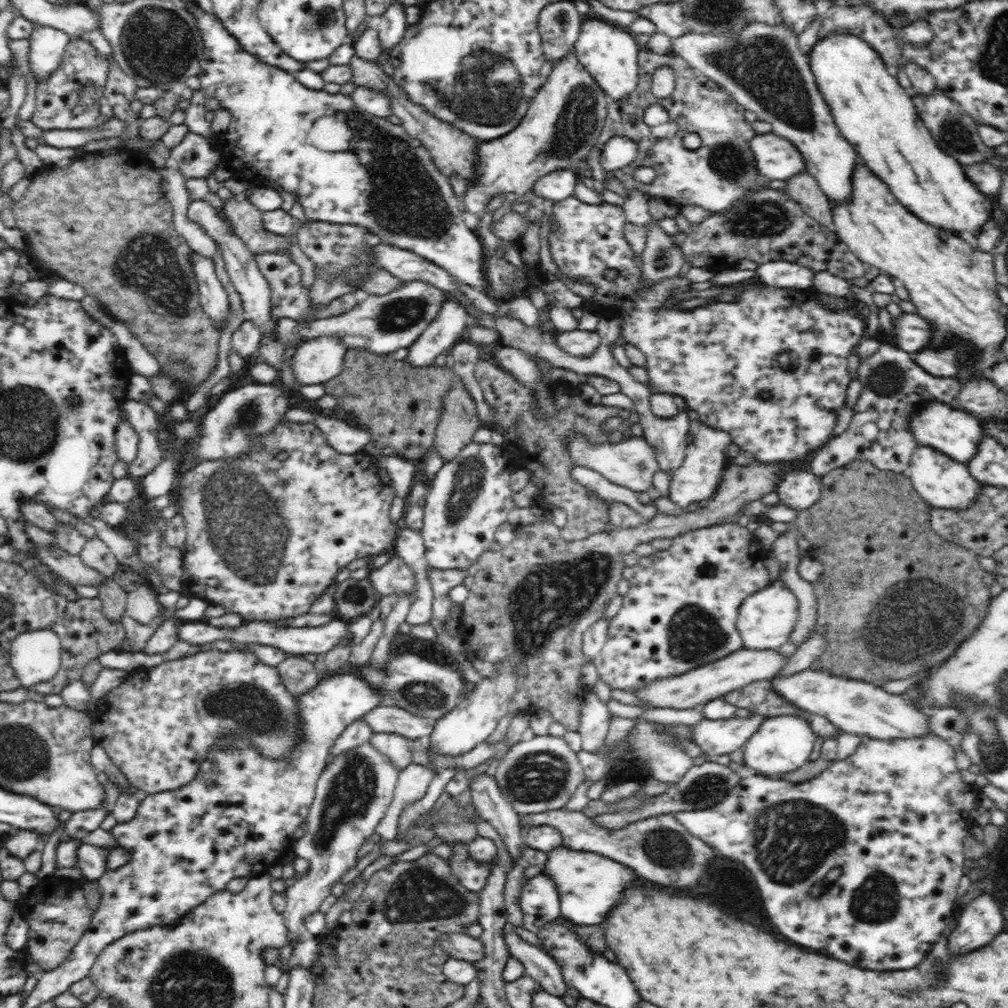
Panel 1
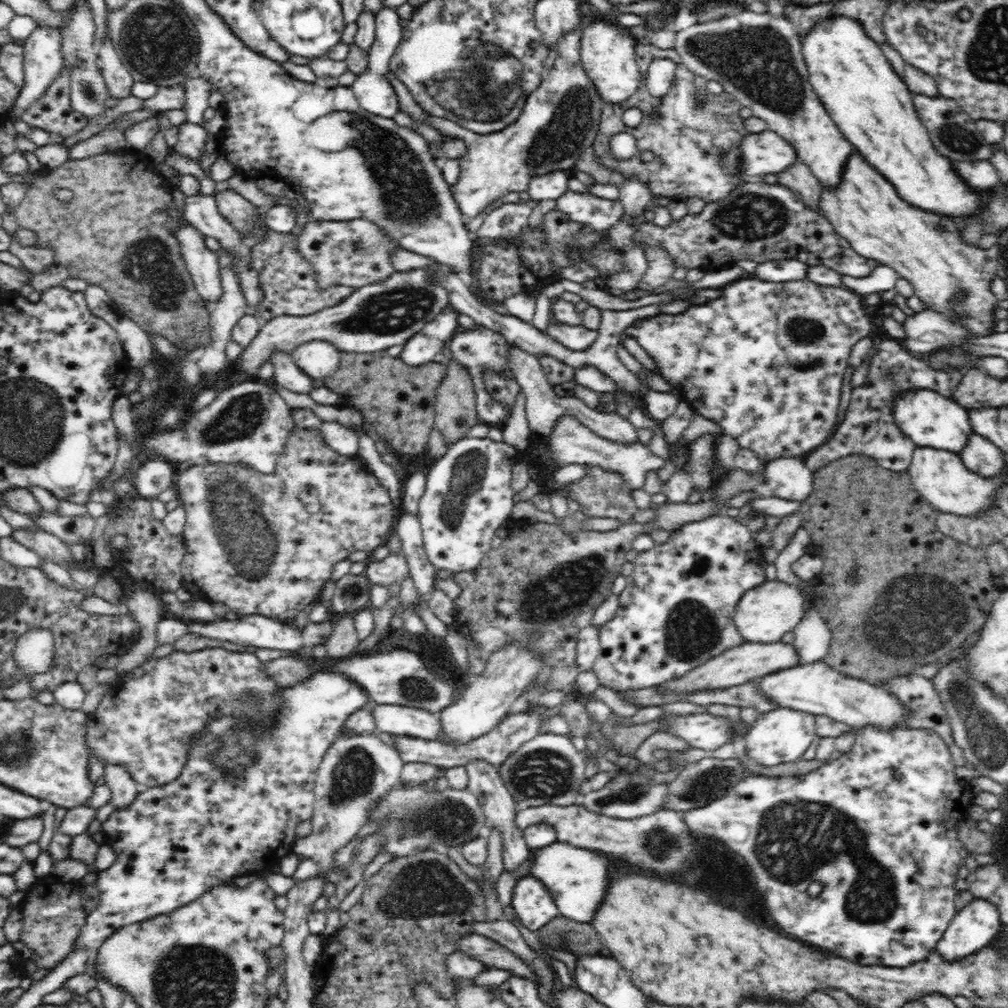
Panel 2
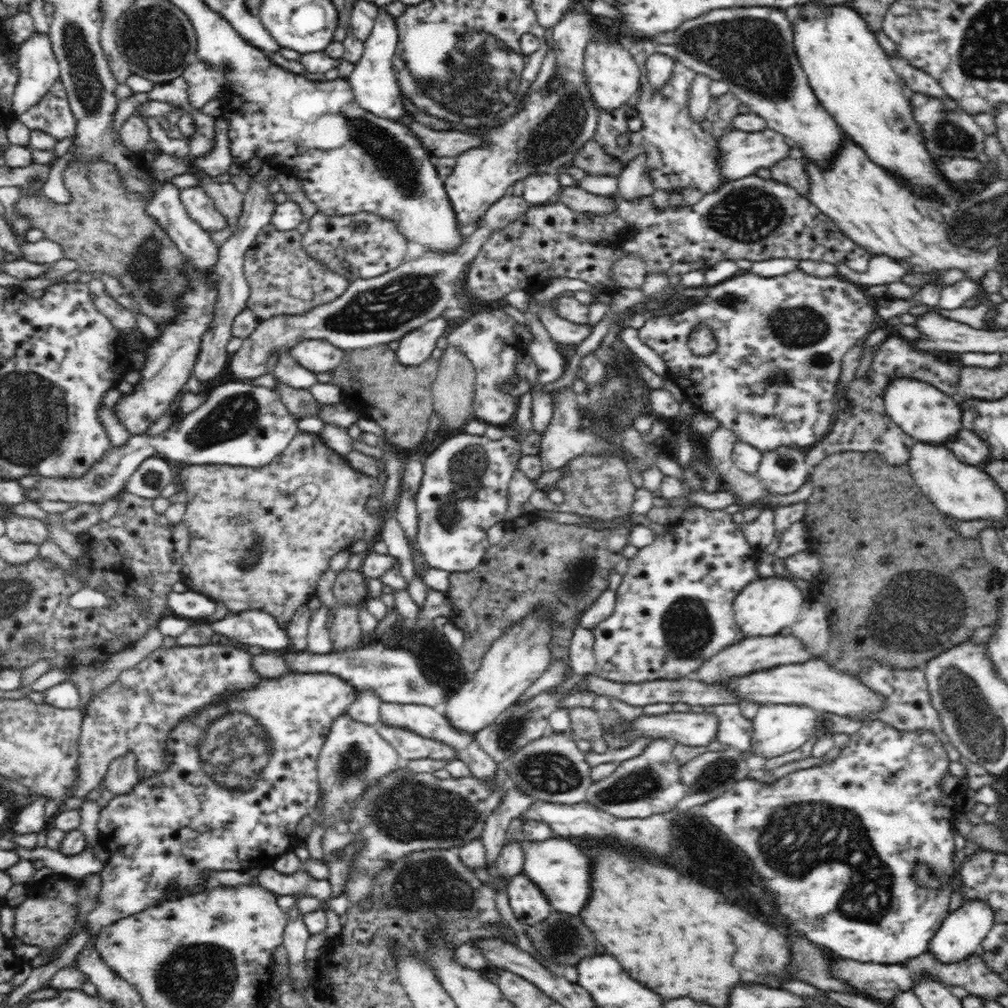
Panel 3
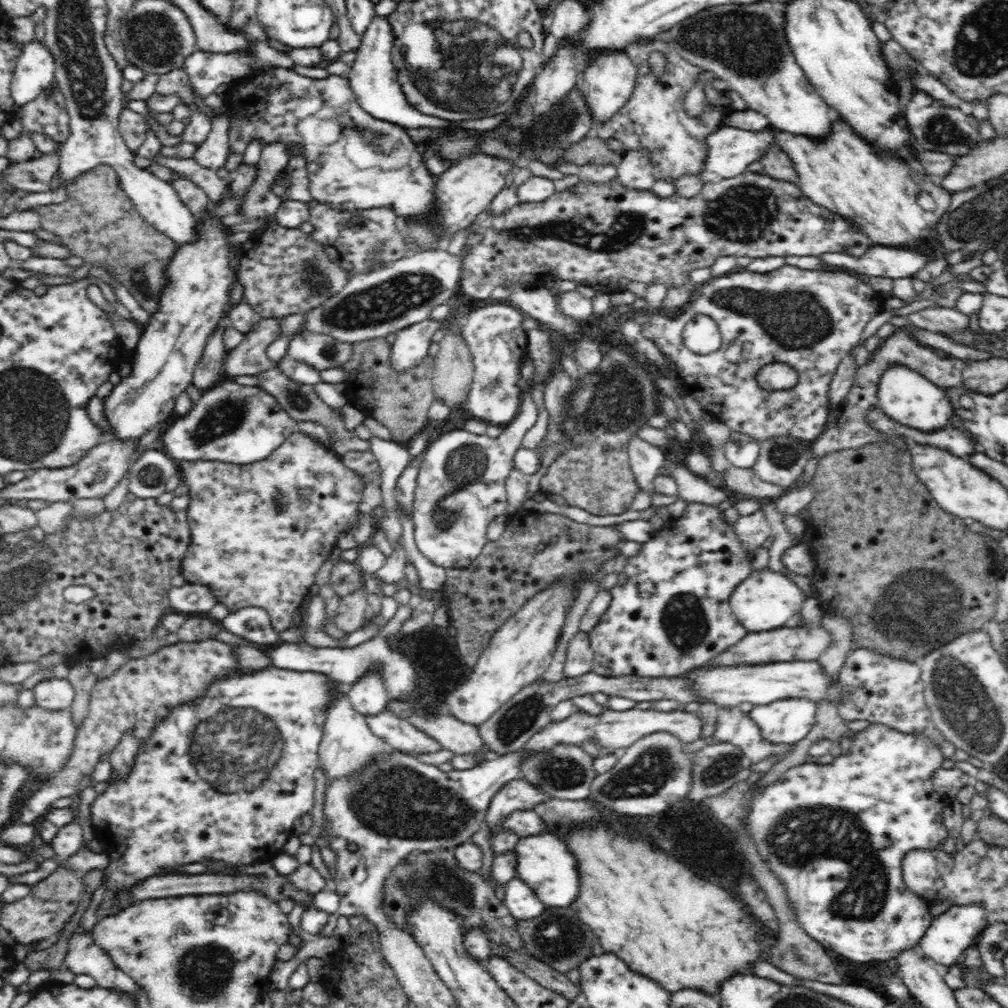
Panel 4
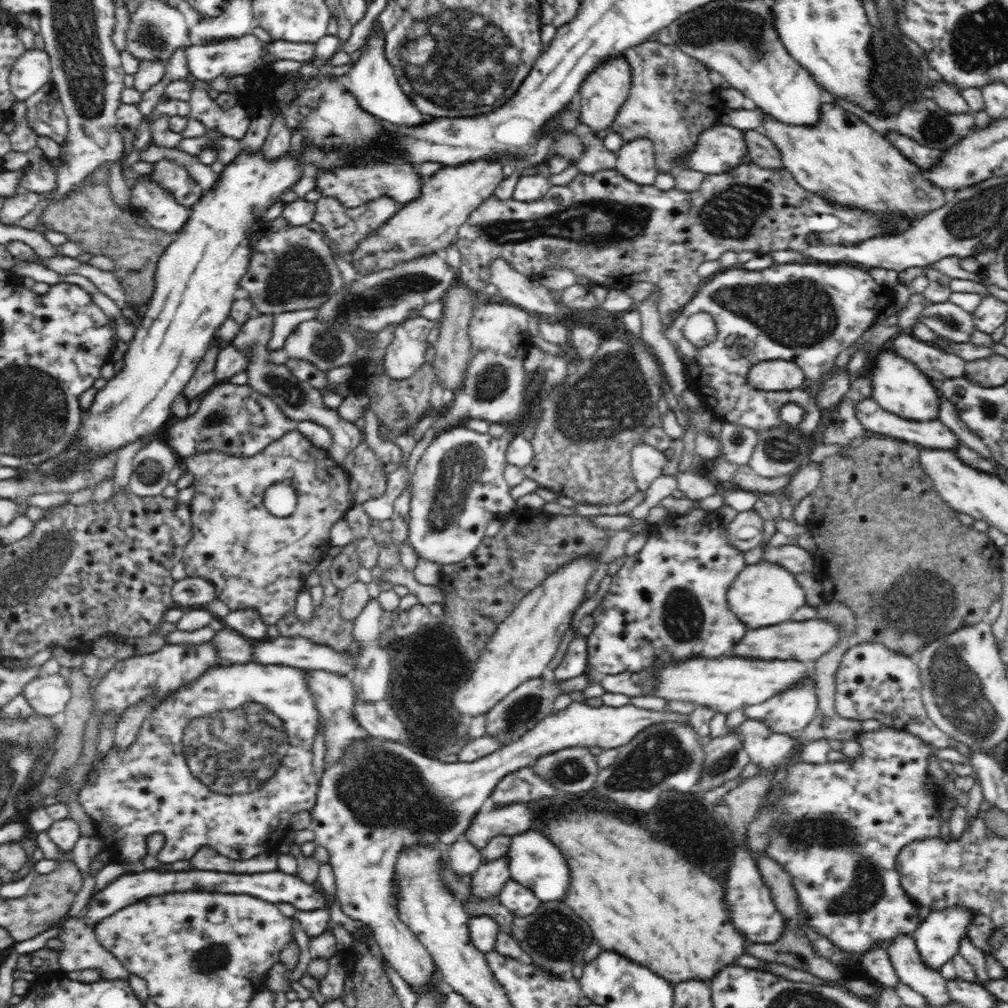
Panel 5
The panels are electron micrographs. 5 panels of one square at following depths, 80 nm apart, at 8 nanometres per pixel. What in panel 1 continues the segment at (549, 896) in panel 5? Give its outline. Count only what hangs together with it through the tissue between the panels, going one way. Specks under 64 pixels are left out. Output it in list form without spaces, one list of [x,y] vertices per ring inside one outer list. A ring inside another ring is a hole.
[[[558,846],[546,852],[546,864],[541,874],[554,879],[560,893],[561,917],[582,926],[602,925],[610,910],[620,904],[624,890],[638,882],[638,874],[611,858],[570,847]]]

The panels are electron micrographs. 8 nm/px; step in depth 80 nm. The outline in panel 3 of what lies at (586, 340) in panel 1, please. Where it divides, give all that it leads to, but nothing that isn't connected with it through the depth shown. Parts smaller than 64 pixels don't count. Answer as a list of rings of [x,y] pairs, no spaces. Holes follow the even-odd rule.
[[[532,293],[528,310],[529,313],[536,314],[536,317],[542,321],[551,339],[556,343],[578,346],[592,334],[592,327],[589,324],[571,323],[557,314],[553,302],[537,304]]]

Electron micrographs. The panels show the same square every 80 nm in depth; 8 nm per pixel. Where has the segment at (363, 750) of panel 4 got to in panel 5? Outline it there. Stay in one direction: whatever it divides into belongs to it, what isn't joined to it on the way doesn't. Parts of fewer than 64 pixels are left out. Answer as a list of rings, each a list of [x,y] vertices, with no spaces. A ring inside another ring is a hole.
[[[302,670],[308,679],[308,689],[316,701],[316,708],[321,714],[324,727],[324,746],[326,746],[325,764],[336,764],[342,760],[342,756],[348,748],[358,740],[366,740],[370,735],[354,717],[354,689],[348,676],[340,676],[325,670]]]

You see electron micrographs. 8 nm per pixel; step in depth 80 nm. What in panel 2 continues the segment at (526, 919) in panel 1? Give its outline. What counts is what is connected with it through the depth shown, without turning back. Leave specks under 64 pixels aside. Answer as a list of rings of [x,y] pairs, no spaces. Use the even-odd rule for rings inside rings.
[[[532,875],[517,880],[511,904],[522,924],[533,932],[560,915],[546,885]]]

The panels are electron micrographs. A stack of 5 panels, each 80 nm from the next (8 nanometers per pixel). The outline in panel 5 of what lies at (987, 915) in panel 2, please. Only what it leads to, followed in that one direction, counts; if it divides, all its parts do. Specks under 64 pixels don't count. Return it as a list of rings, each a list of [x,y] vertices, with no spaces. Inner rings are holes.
[[[948,907],[932,912],[913,933],[918,953],[933,970],[941,967],[959,954],[961,939],[966,936],[974,911],[968,907]]]

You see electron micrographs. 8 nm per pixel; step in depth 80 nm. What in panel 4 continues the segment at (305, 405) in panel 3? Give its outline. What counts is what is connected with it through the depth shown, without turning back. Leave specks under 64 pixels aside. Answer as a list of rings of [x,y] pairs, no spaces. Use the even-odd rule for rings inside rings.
[[[271,367],[264,372],[260,372],[257,376],[261,383],[258,385],[264,391],[276,397],[276,400],[282,405],[282,408],[292,417],[295,421],[314,421],[322,424],[330,435],[332,446],[330,450],[341,456],[348,451],[366,451],[369,450],[368,441],[362,440],[357,437],[352,430],[347,430],[345,427],[342,415],[336,409],[330,408],[326,403],[320,400],[316,394],[313,385],[300,384],[294,382],[290,377],[282,374],[278,367]]]

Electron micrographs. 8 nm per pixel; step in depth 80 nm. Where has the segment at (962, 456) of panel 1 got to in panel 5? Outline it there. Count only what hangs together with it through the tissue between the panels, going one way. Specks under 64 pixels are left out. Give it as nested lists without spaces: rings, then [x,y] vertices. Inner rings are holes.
[[[884,347],[867,370],[867,374],[872,381],[871,397],[882,409],[906,420],[918,422],[938,420],[940,395],[936,387],[930,385],[928,377],[912,362],[908,362],[905,358],[894,354],[893,350]]]

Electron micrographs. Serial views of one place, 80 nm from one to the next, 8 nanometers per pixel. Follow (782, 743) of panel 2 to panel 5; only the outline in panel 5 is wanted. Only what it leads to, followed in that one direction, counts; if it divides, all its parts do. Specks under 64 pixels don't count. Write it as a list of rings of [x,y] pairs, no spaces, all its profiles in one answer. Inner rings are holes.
[[[812,678],[774,694],[762,704],[745,706],[748,719],[763,722],[771,732],[796,738],[816,716],[817,694]]]

